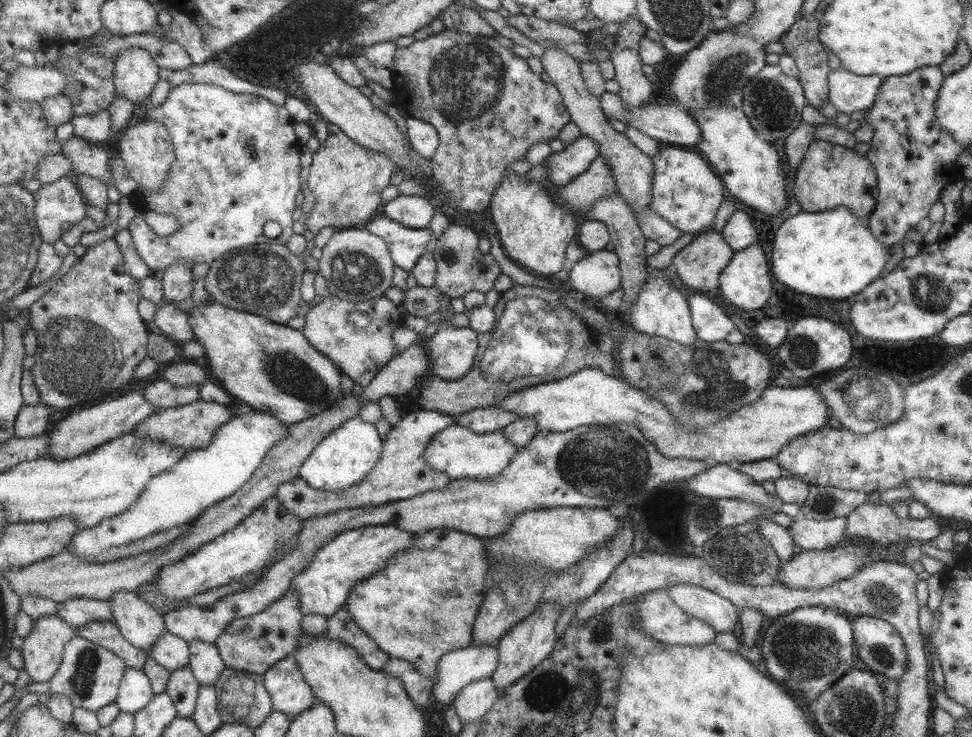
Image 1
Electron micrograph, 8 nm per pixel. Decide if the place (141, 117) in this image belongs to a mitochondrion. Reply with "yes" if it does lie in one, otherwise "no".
no

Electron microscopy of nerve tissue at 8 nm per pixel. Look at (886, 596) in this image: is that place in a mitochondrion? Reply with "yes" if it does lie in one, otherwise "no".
yes

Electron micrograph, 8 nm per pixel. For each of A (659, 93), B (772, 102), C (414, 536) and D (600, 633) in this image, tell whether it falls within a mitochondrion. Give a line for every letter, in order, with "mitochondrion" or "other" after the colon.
A: other
B: mitochondrion
C: other
D: mitochondrion

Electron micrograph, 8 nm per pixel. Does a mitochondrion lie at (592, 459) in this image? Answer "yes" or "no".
yes

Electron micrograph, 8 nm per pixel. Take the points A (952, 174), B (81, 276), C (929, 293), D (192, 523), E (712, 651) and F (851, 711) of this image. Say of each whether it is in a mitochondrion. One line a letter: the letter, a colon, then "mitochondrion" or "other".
A: other
B: other
C: mitochondrion
D: other
E: other
F: mitochondrion

